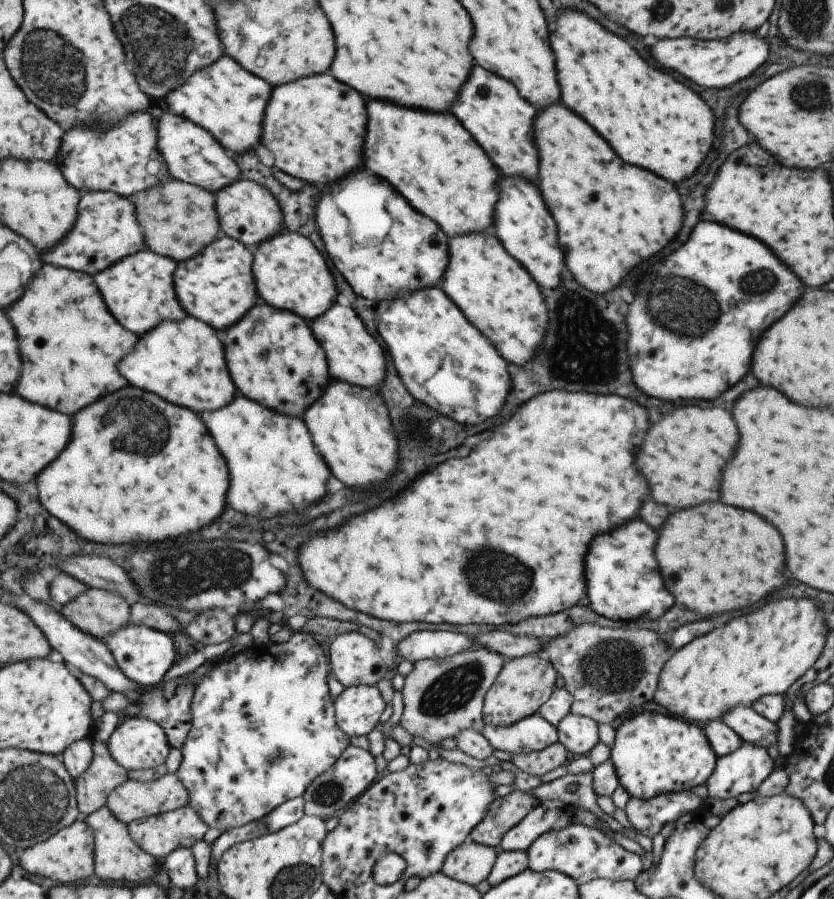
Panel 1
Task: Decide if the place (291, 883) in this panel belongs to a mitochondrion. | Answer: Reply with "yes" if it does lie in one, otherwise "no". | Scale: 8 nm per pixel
yes

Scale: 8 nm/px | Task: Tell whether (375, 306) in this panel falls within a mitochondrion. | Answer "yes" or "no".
no

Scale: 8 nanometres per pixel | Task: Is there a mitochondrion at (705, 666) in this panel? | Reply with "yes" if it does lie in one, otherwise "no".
no

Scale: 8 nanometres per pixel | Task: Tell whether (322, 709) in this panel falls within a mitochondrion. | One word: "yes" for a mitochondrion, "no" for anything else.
no

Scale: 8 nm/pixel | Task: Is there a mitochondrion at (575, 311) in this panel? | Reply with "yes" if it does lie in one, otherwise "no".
yes

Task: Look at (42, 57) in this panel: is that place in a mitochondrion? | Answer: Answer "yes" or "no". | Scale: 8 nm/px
yes

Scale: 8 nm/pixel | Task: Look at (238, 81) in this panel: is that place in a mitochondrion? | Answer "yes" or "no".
no

